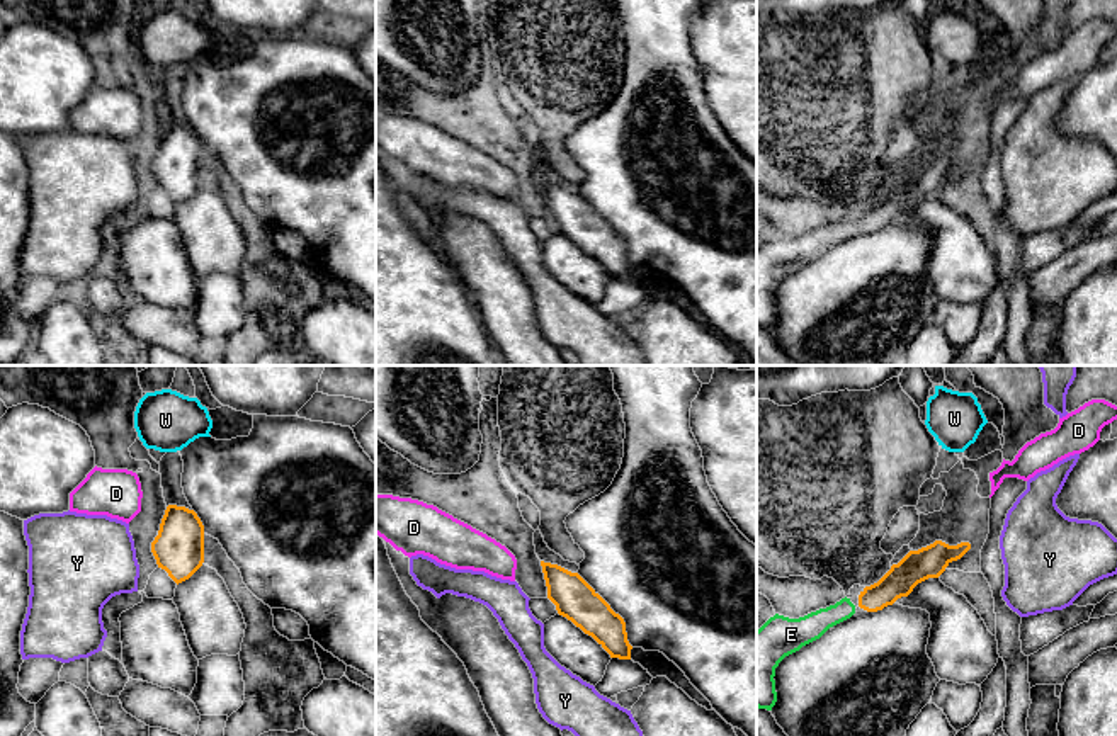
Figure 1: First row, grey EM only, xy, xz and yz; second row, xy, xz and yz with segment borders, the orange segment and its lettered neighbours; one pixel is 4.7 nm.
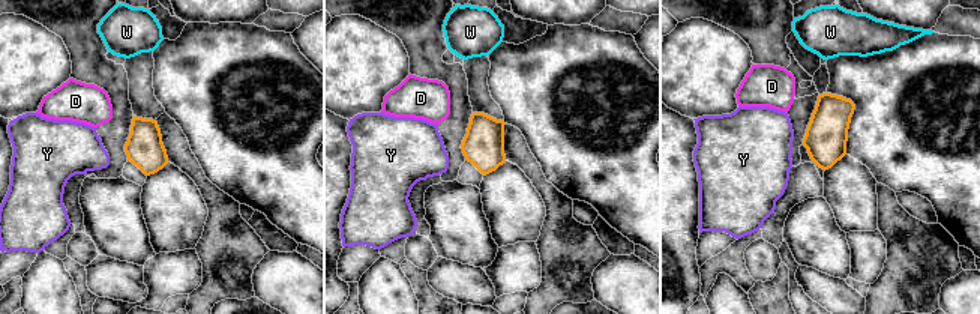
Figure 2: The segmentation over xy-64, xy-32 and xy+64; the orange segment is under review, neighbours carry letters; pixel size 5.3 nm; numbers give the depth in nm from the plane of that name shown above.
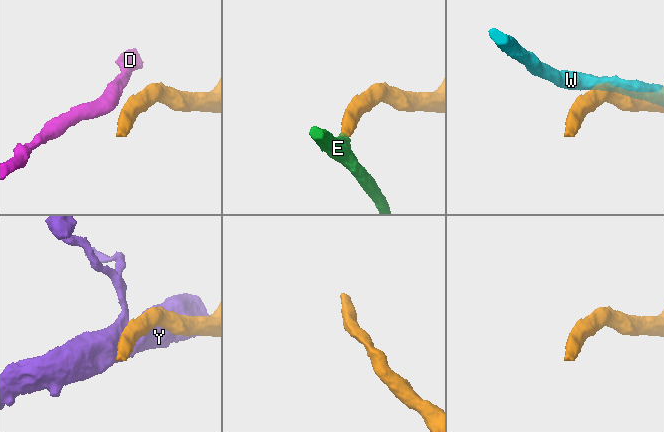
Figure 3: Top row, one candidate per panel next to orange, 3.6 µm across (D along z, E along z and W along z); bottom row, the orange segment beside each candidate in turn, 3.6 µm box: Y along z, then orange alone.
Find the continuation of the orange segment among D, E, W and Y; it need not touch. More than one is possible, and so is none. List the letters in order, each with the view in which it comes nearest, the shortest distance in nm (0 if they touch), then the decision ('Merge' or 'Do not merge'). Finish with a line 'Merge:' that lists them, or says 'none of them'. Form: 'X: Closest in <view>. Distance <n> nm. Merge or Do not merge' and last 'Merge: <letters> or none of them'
D: Closest in xy. Distance 110 nm. Do not merge
E: Closest in yz. Distance 20 nm. Merge
W: Closest in xy. Distance 260 nm. Do not merge
Y: Closest in xy. Distance 80 nm. Do not merge
Merge: E

